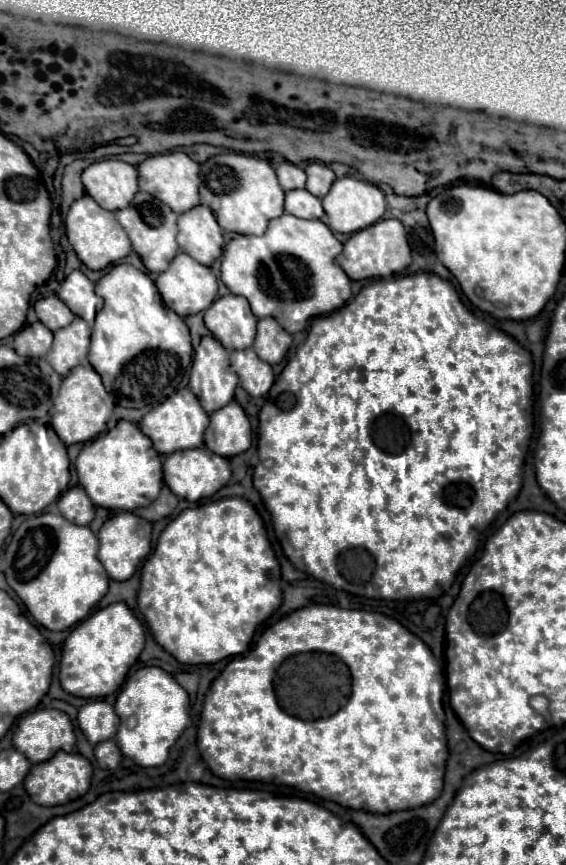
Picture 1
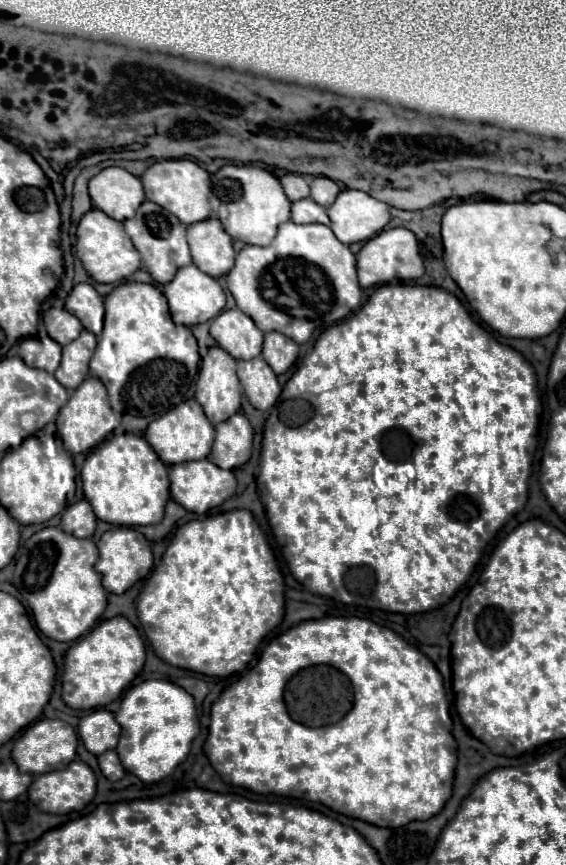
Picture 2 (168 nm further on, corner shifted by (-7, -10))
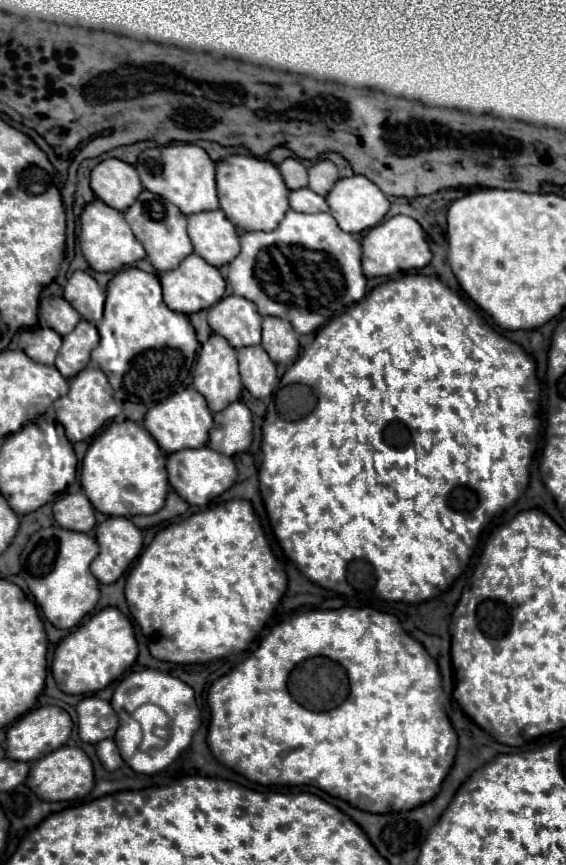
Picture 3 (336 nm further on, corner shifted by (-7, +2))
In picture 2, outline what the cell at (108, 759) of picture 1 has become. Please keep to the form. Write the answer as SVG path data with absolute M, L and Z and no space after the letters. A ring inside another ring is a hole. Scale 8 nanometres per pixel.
M106 751L106 753L98 755L98 763L100 763L100 769L102 769L104 777L110 779L110 781L120 781L126 773L118 755L116 755L116 751Z

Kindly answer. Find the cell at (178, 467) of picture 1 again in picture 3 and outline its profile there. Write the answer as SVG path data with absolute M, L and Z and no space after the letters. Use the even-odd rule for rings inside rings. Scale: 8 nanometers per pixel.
M198 447L198 449L182 449L168 455L168 481L176 489L176 493L188 501L190 505L206 505L214 497L222 495L226 489L230 489L236 481L236 465L228 455L218 455L218 451L210 447Z

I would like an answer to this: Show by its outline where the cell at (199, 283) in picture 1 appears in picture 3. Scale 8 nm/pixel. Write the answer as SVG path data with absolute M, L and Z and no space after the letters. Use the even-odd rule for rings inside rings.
M192 253L188 255L174 271L166 271L166 273L158 273L160 283L162 283L162 291L164 291L164 303L178 313L190 315L202 309L212 307L214 303L218 303L224 295L226 283L220 275L220 271L216 267L212 267L210 263L206 263L200 255Z

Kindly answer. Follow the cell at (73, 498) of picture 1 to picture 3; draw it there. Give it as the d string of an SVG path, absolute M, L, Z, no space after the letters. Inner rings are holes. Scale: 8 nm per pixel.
M82 491L68 493L54 503L54 519L60 527L70 531L90 531L94 527L94 507Z

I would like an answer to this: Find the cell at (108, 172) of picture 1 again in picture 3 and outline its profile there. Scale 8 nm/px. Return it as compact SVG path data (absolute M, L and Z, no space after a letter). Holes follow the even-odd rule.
M106 159L98 163L90 173L90 187L100 201L118 211L132 207L142 191L136 169L120 159Z

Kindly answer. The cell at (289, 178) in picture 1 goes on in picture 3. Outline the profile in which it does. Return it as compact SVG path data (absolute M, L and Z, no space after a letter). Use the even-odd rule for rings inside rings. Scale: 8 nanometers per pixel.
M286 159L278 165L288 189L302 189L308 185L308 171L298 159Z

